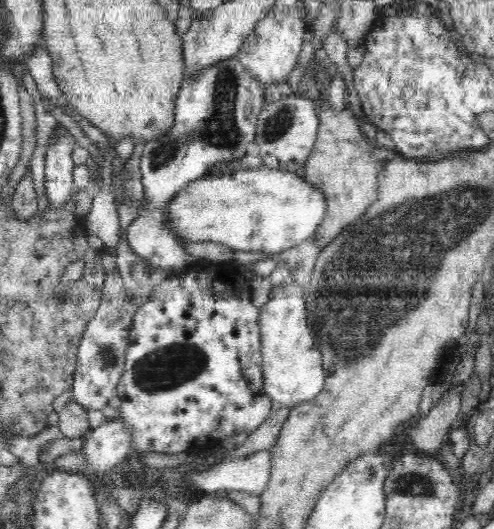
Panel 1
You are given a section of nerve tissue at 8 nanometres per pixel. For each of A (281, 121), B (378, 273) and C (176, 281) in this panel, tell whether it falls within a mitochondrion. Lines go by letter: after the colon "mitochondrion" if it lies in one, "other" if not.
A: mitochondrion
B: mitochondrion
C: other

